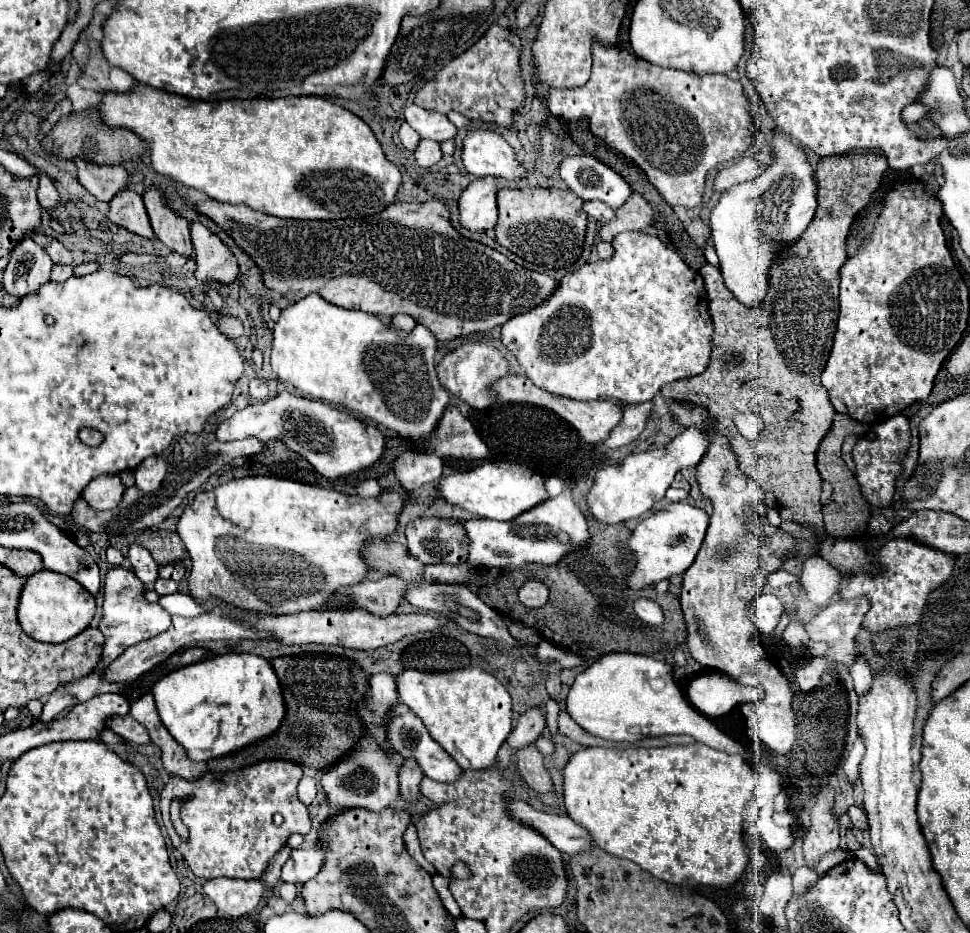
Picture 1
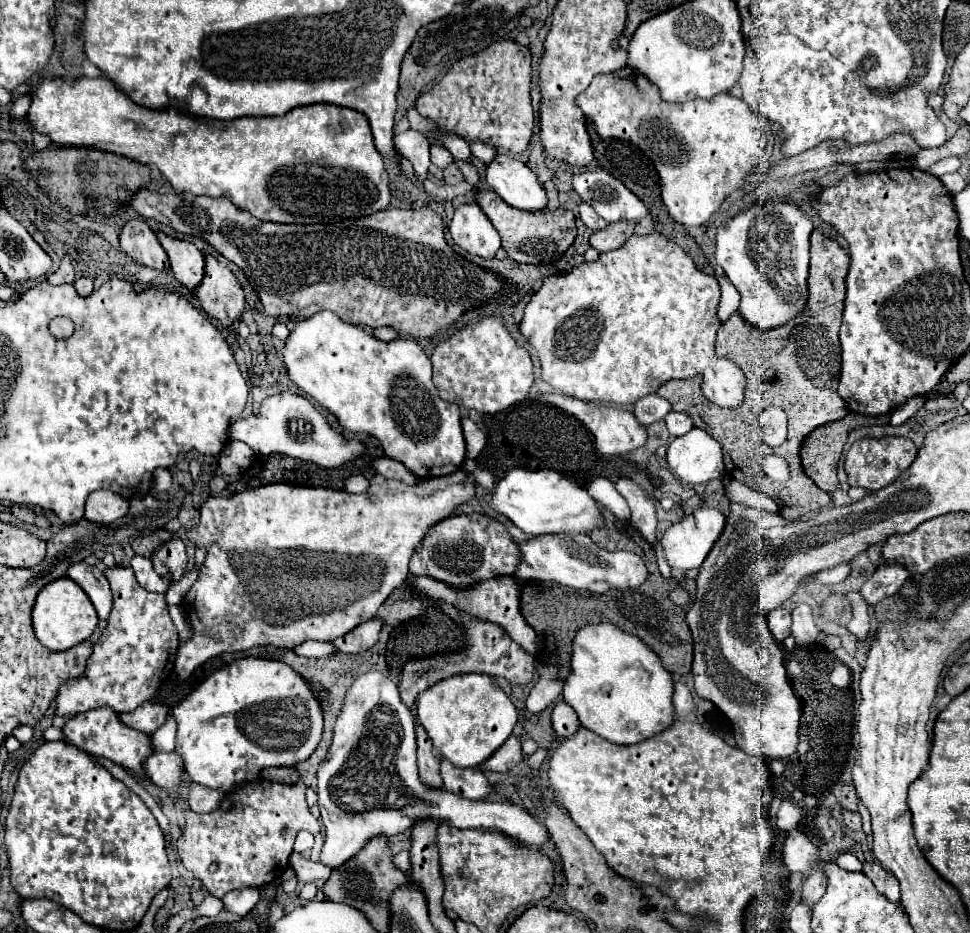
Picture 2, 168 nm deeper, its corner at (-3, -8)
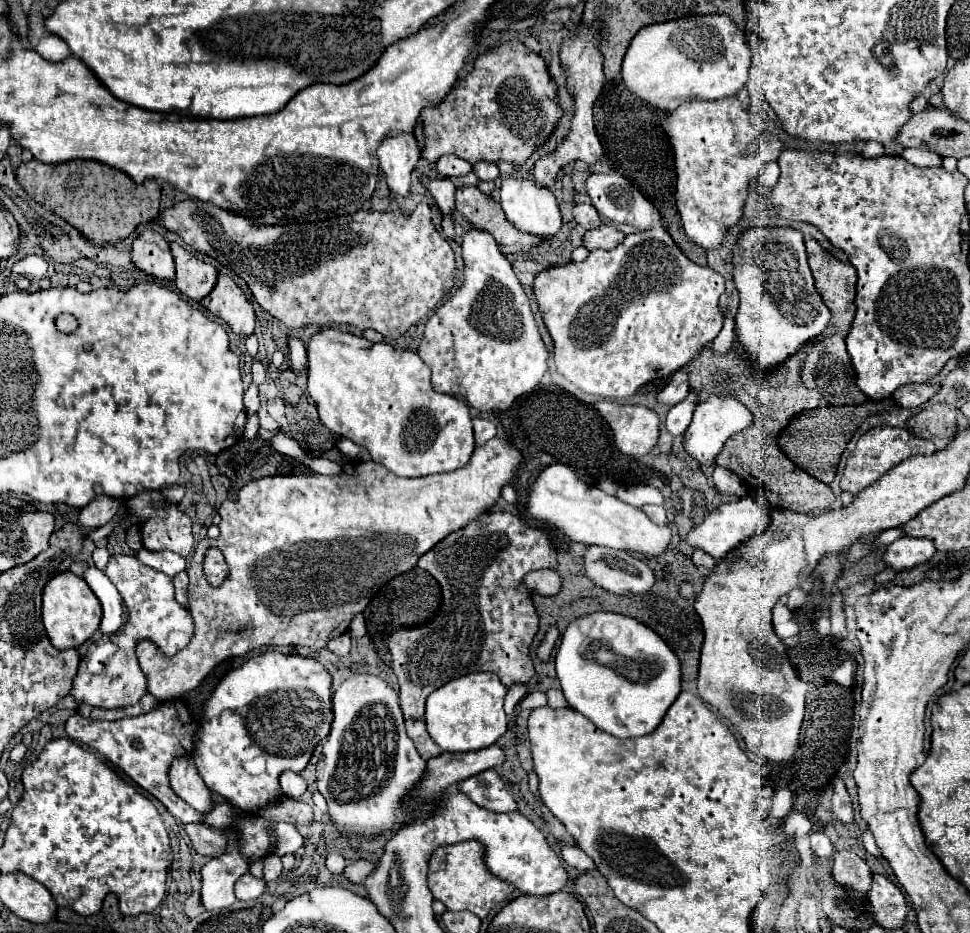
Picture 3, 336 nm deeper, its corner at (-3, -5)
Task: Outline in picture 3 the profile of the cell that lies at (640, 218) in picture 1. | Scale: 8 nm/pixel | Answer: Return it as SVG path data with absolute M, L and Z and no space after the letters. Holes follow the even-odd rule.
M603 224L595 230L589 230L585 232L583 236L583 244L587 250L595 250L595 248L603 248L603 250L611 250L615 248L617 244L621 244L625 238L625 234L615 228L613 224Z

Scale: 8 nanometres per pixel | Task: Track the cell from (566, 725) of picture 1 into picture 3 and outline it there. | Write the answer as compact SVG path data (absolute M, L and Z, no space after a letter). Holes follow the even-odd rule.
M547 690L547 706L559 710L559 708L567 708L569 704L567 704L567 700L565 700L561 690Z

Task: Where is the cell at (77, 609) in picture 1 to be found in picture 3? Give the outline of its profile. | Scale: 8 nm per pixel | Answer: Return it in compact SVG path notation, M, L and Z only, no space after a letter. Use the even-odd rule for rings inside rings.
M65 572L51 578L43 588L42 621L45 632L55 648L79 648L99 628L101 604L81 576Z

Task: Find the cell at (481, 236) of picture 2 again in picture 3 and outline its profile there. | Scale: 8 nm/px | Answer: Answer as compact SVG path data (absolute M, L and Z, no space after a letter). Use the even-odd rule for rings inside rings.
M471 226L463 232L461 248L465 282L425 324L425 338L417 354L431 368L435 392L461 398L479 412L507 410L519 396L541 382L549 354L539 336L529 300L495 238Z

